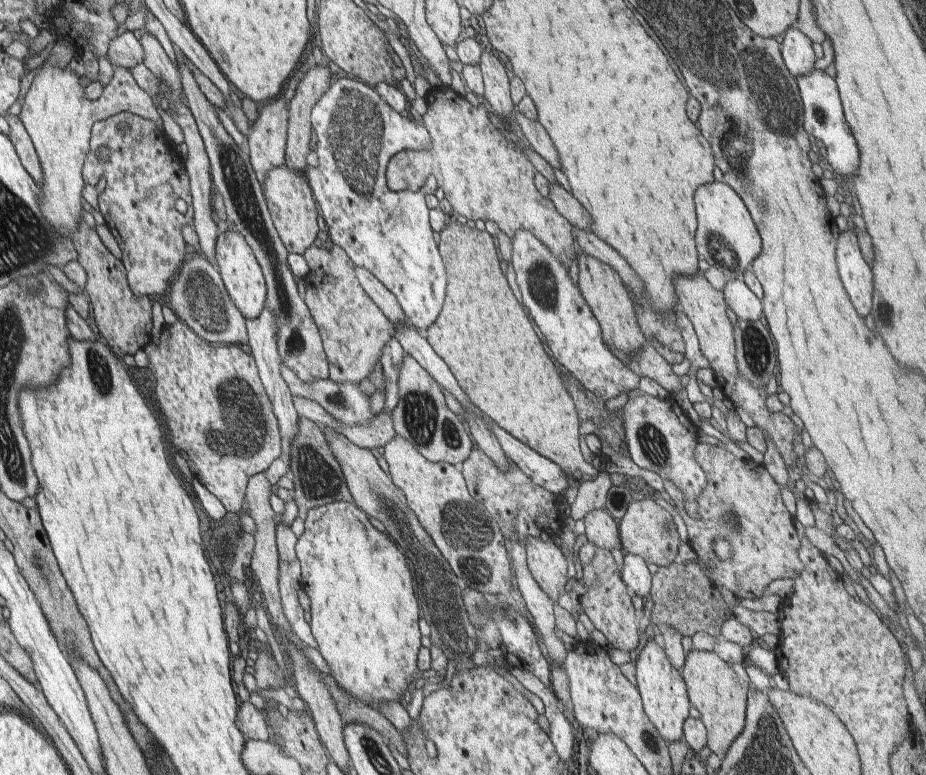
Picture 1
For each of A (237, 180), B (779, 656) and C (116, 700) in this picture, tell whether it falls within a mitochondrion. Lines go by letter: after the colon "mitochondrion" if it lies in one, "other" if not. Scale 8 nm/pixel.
A: mitochondrion
B: other
C: other

